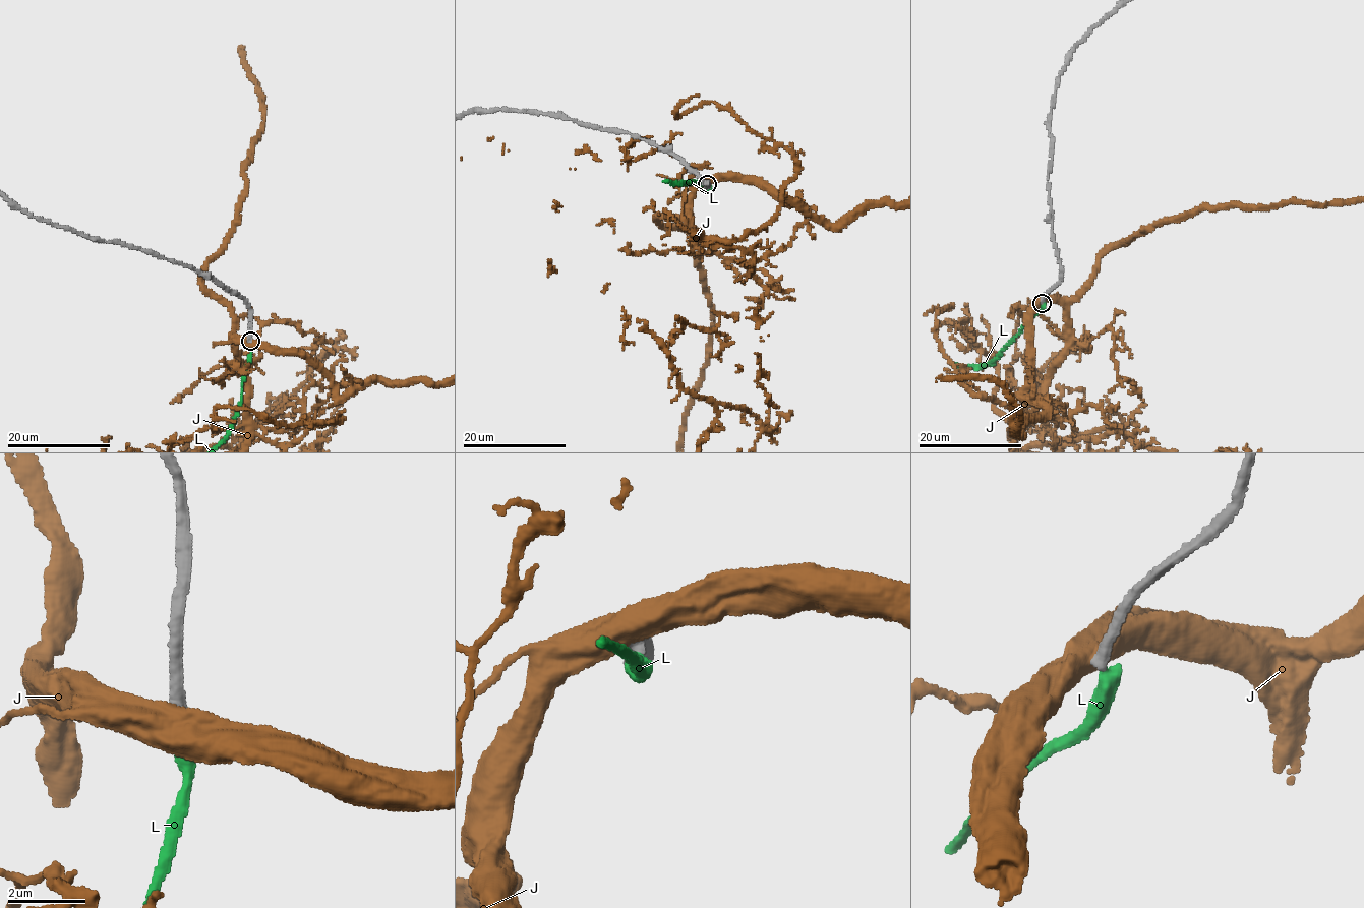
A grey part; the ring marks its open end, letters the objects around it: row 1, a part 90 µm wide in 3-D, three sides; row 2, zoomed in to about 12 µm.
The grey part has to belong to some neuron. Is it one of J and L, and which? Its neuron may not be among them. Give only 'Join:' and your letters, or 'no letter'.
Join: no letter

